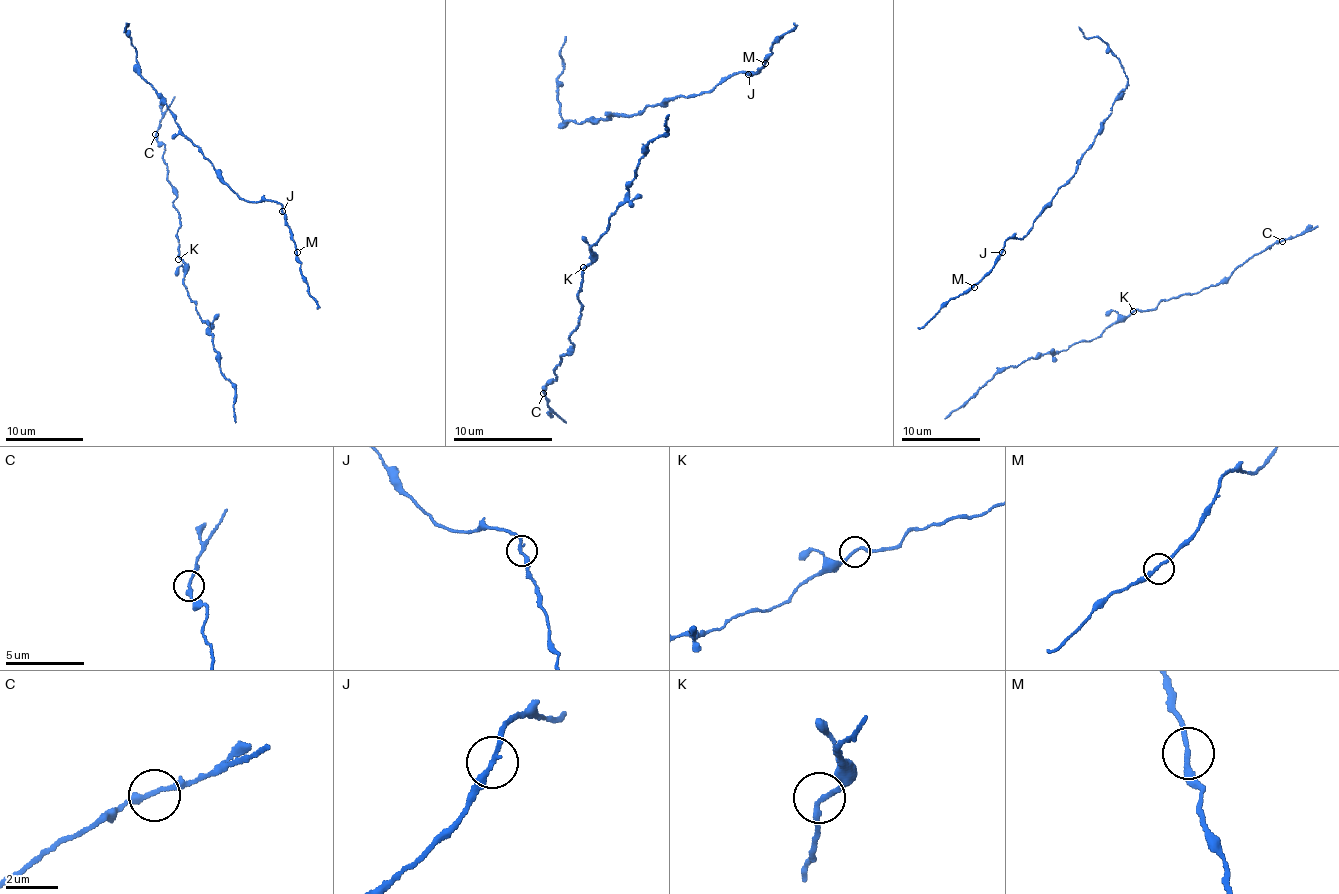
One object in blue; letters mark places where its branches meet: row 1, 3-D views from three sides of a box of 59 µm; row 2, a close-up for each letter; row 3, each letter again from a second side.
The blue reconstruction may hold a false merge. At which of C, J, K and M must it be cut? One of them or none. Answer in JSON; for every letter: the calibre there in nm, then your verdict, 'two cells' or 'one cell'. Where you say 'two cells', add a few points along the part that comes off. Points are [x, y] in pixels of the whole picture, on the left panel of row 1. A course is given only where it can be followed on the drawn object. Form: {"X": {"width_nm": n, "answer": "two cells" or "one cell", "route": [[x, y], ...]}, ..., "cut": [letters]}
{"C": {"width_nm": 220, "answer": "one cell"}, "J": {"width_nm": 220, "answer": "two cells", "route": [[282, 212], [275, 201], [240, 199], [223, 183], [143, 78], [127, 24], [124, 31], [127, 22]]}, "K": {"width_nm": 190, "answer": "one cell"}, "M": {"width_nm": 200, "answer": "one cell"}, "cut": ["J"]}

